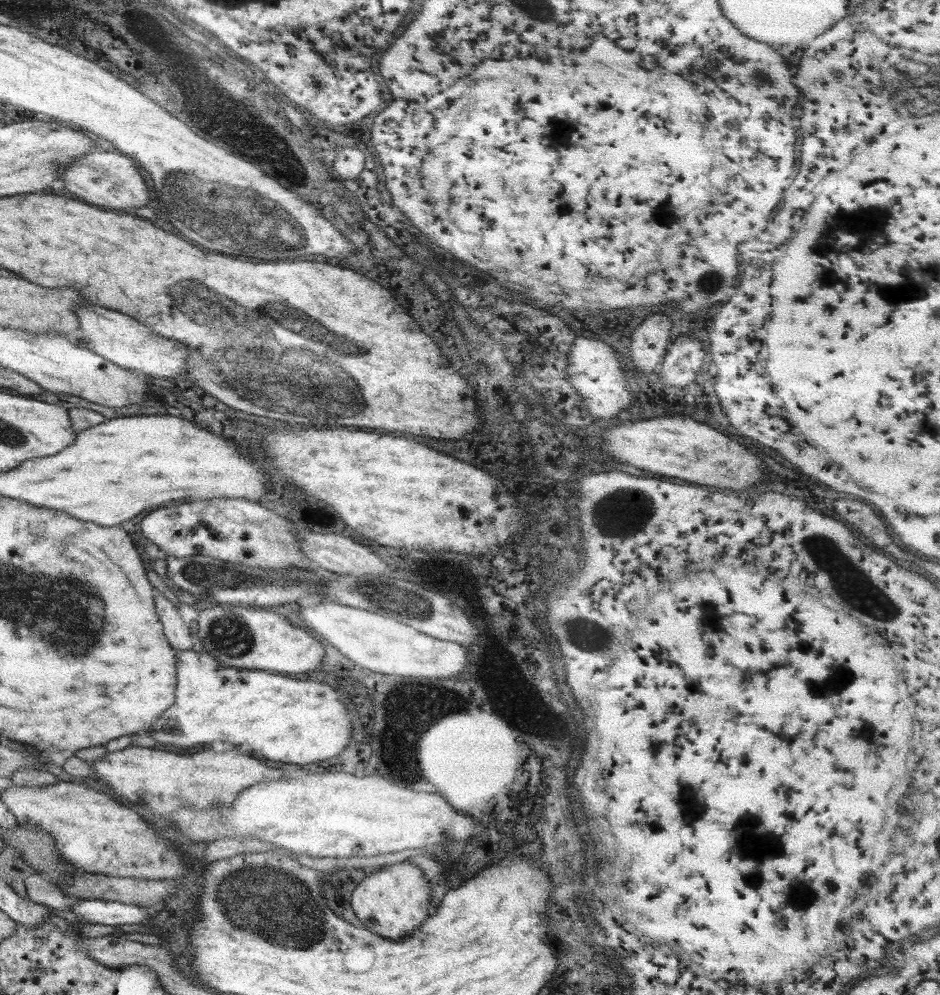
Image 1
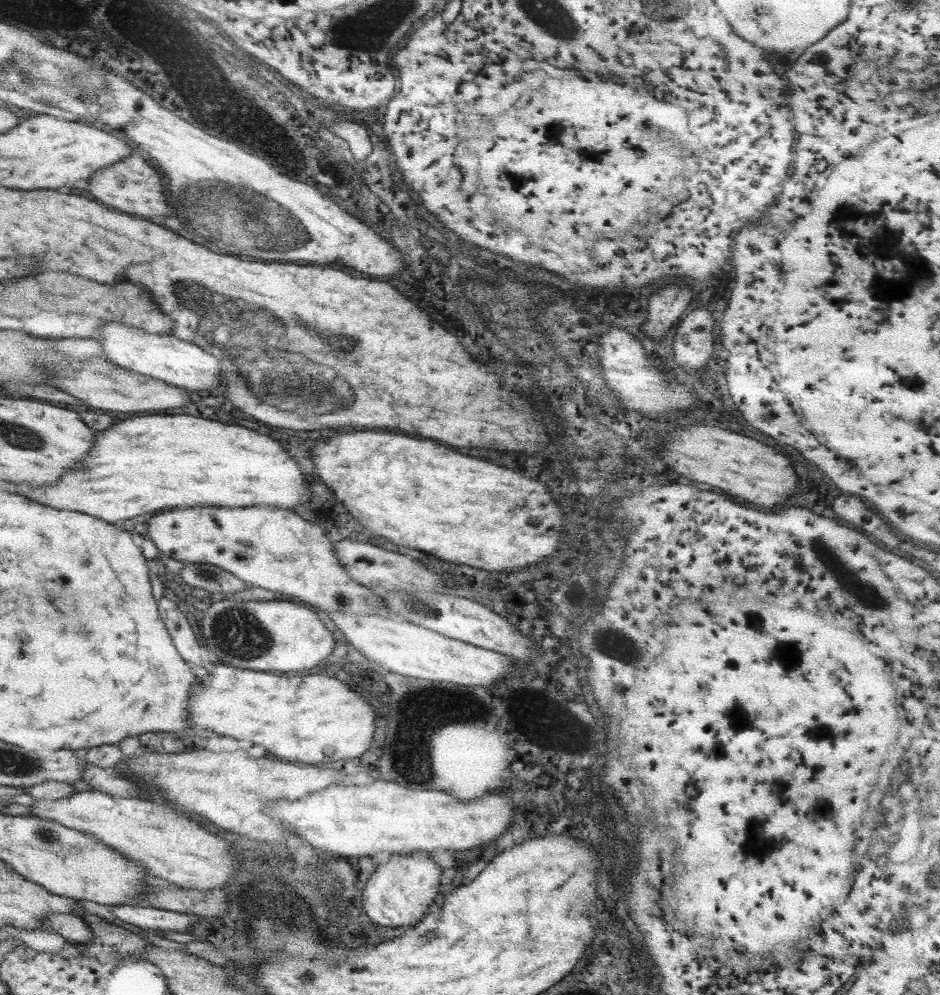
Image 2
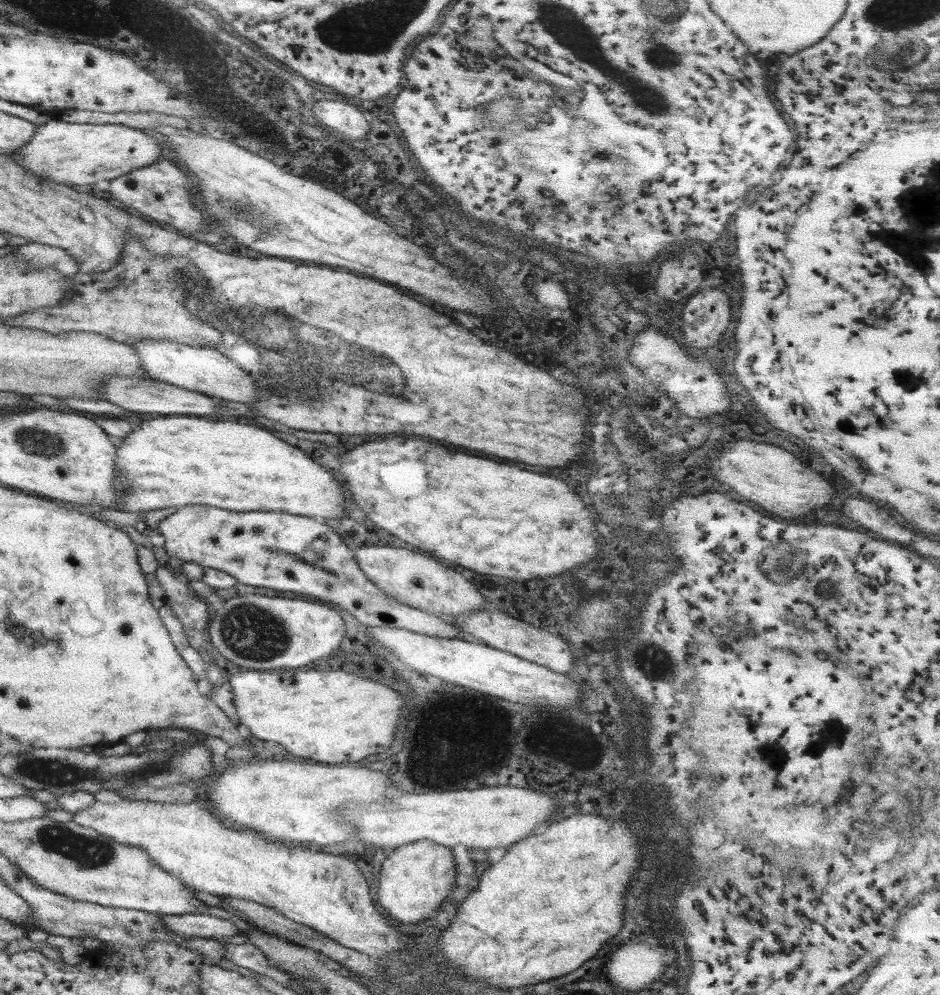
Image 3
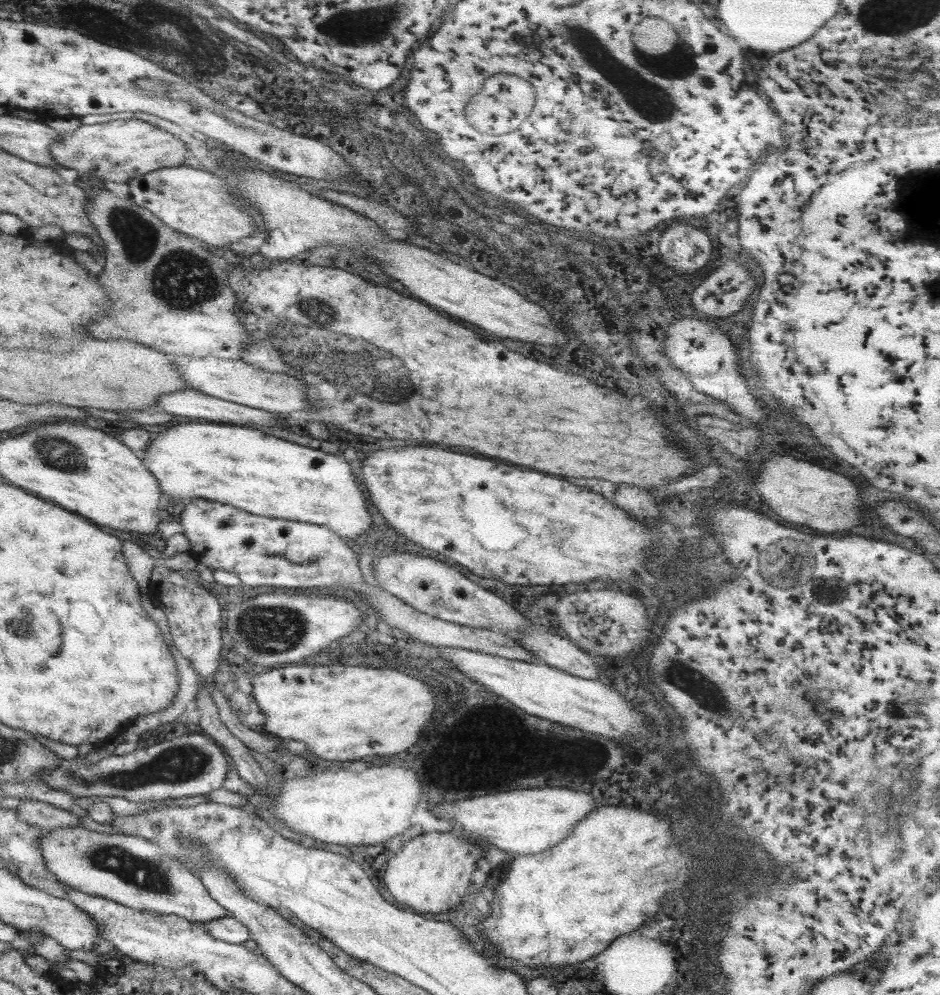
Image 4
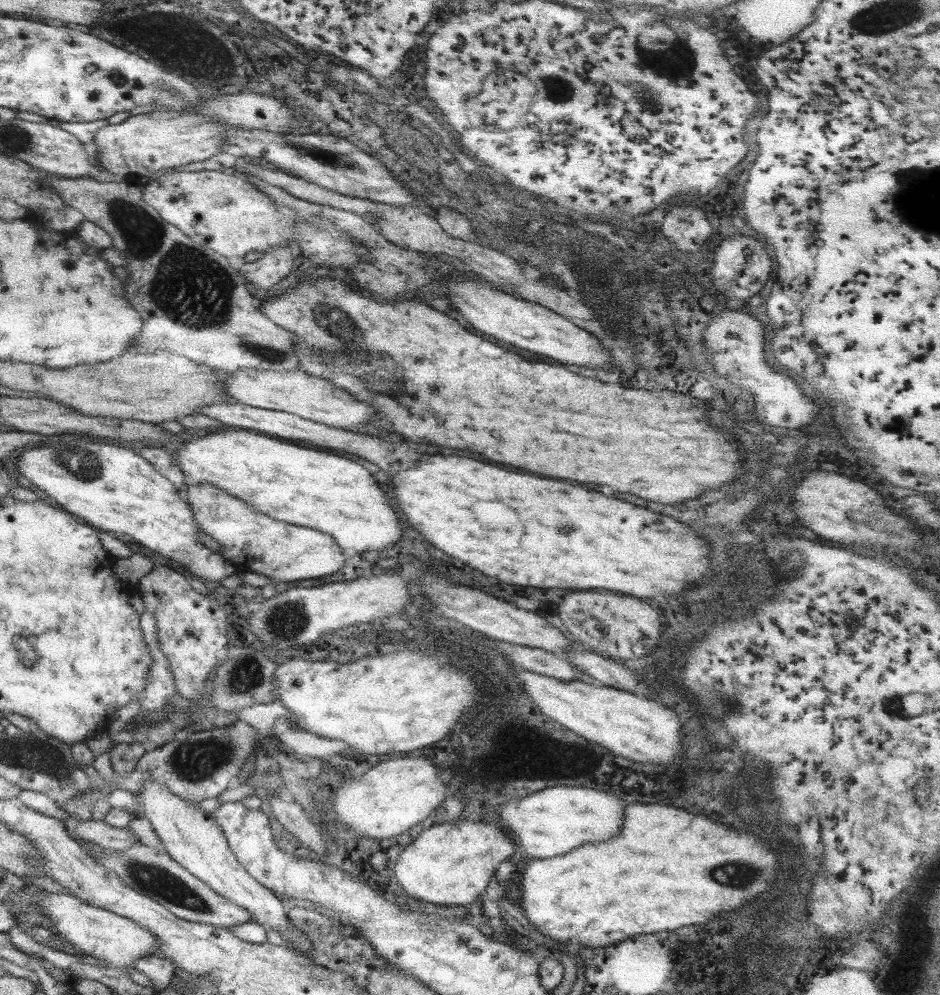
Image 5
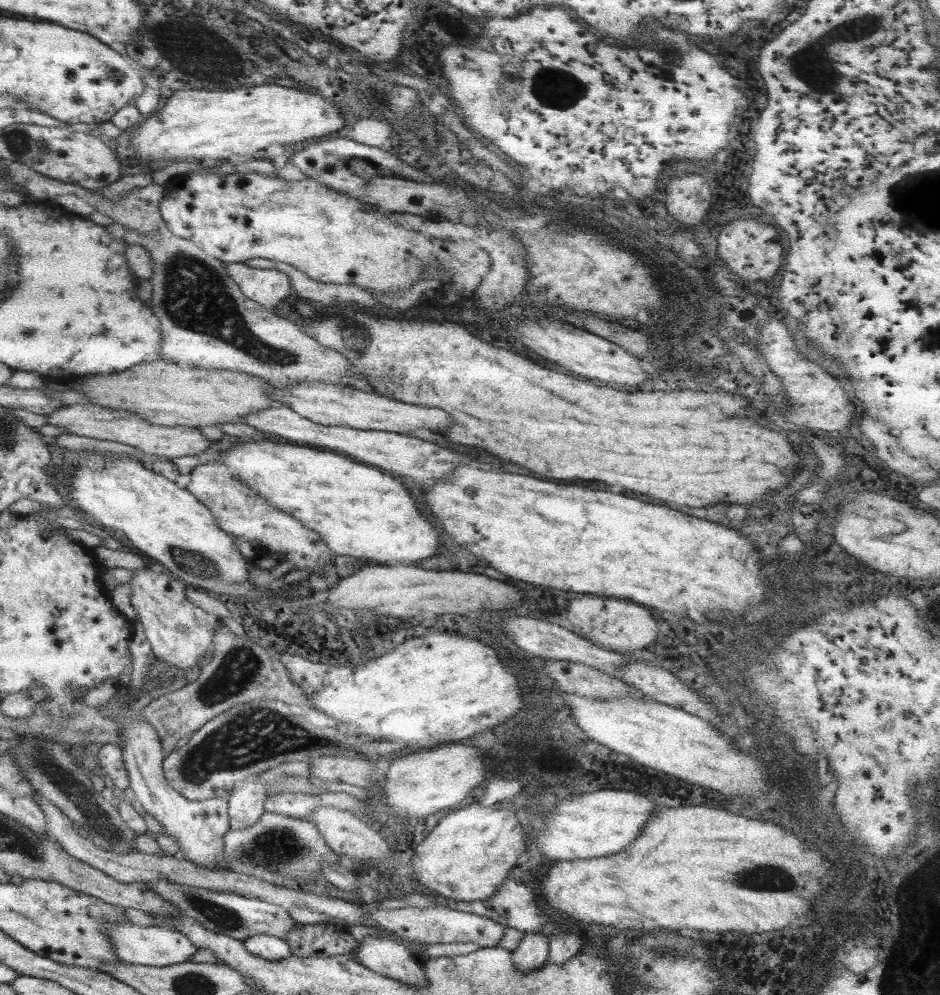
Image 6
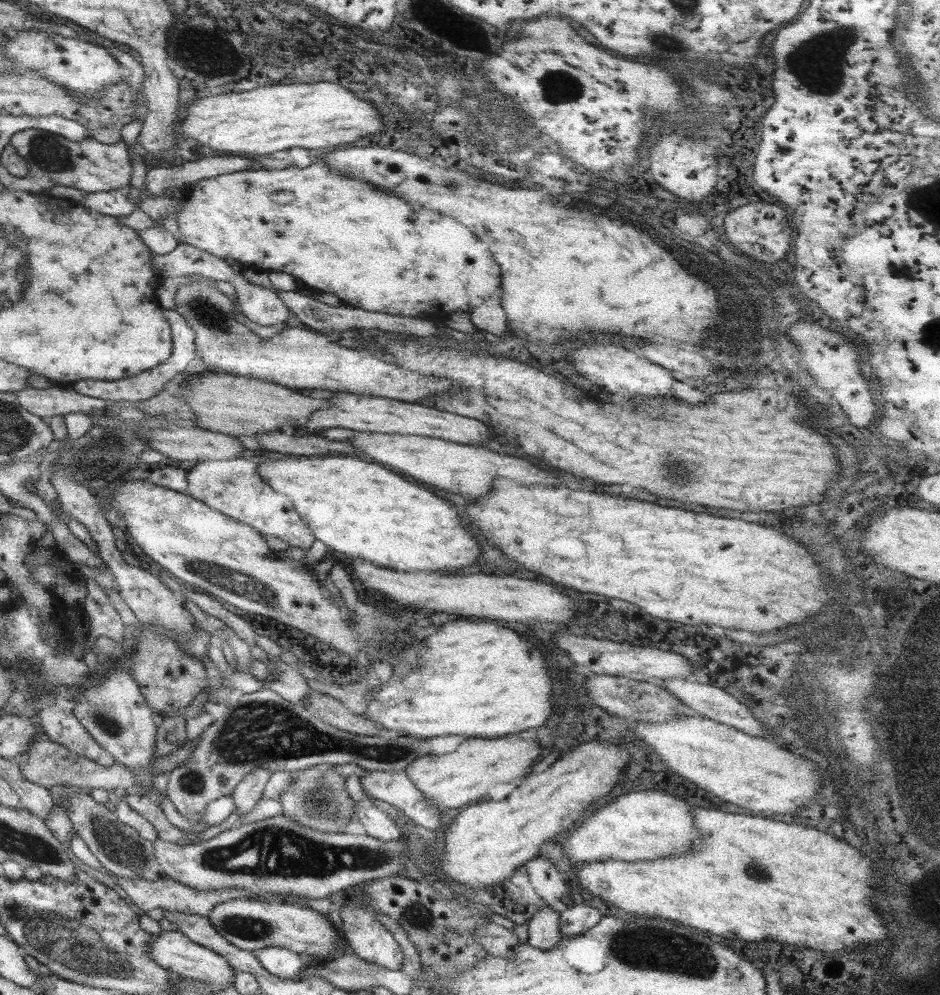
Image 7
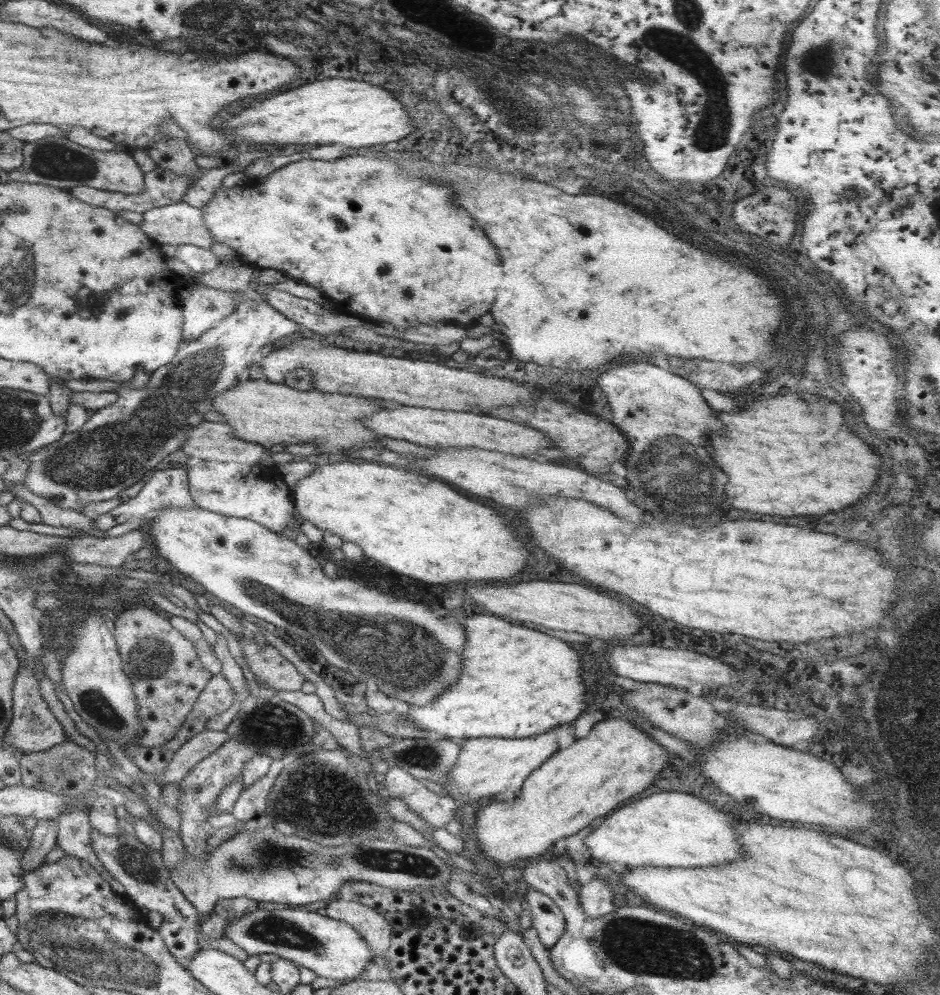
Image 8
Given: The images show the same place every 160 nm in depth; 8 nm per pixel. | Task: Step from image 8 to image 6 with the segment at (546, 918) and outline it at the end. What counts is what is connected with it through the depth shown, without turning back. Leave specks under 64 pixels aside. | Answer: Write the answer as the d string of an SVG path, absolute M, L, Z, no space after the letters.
M536 932L525 934L518 948L510 951L517 971L532 972L548 961L548 941L544 934L536 934Z

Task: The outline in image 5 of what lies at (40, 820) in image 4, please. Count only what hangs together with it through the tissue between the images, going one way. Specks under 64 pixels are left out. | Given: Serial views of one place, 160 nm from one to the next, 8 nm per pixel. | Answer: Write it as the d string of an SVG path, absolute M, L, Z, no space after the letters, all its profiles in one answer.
M93 818L84 821L64 819L62 822L73 839L82 839L102 848L125 851L135 842L139 842L130 829L116 828L103 820L96 821Z

